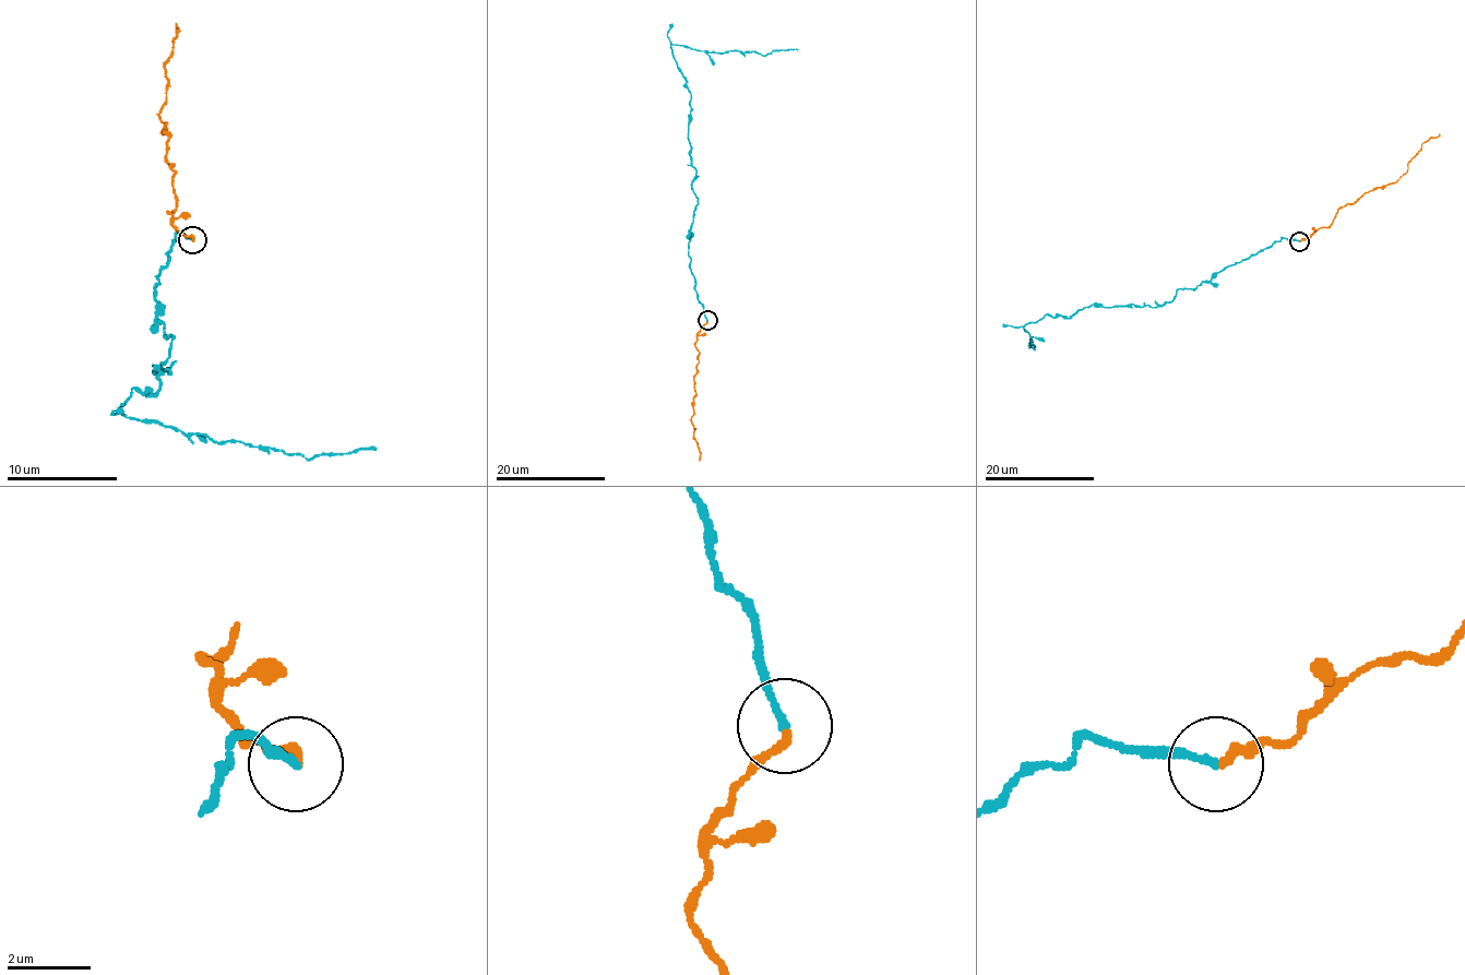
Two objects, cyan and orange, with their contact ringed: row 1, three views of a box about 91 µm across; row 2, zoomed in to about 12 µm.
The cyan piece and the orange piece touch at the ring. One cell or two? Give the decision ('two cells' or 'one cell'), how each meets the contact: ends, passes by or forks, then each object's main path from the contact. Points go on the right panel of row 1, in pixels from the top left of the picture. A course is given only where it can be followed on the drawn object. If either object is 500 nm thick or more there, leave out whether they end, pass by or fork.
one cell; cyan ends; orange ends; course cyan (1299, 241), (1283, 237), (1155, 307), (1087, 306), (1069, 318), (1044, 316), (1023, 328), (1034, 349), (1028, 344); course orange (1300, 241), (1331, 225), (1341, 209), (1373, 189), (1394, 183), (1407, 169), (1407, 163), (1421, 145), (1439, 134)

